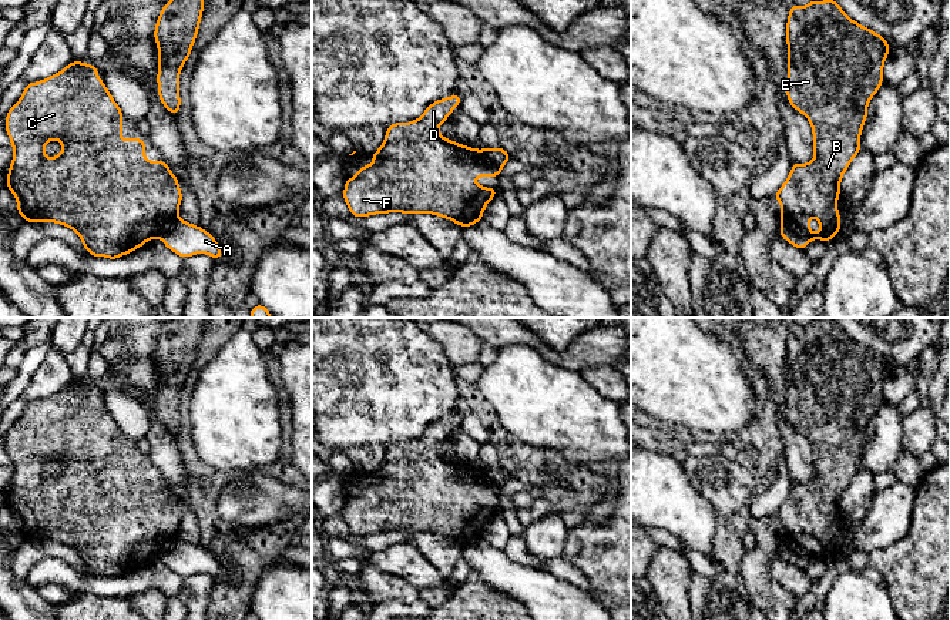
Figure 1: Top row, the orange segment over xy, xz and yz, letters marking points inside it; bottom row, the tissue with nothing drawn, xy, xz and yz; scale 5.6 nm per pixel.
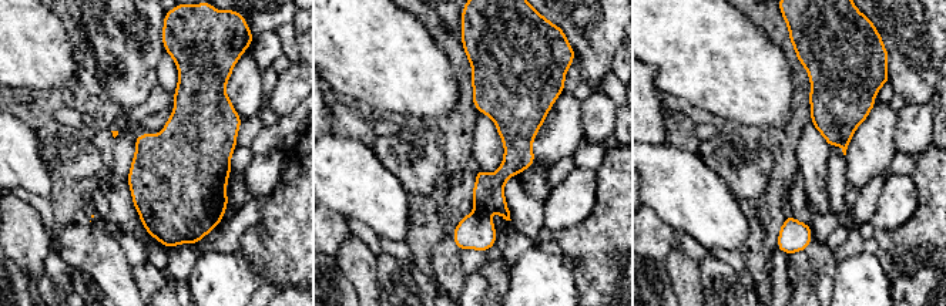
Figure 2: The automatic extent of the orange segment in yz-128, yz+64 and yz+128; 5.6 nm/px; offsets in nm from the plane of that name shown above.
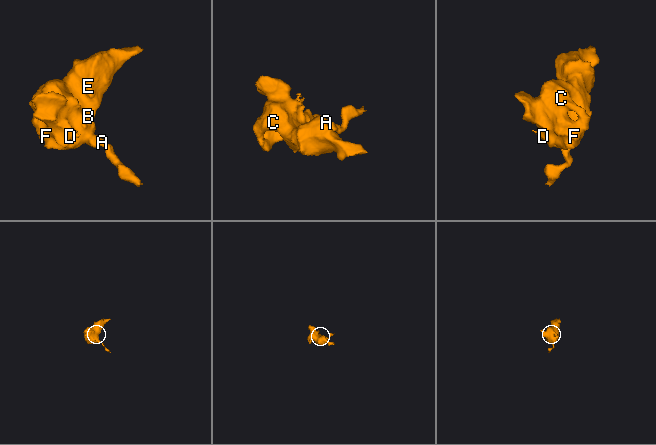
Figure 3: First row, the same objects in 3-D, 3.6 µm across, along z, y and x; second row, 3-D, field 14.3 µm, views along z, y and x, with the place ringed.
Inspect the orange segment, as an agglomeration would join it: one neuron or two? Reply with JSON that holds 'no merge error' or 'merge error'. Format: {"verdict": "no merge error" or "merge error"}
{"verdict": "merge error"}

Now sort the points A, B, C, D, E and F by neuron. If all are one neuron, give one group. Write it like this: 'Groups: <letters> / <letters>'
Groups: A / B C D E F

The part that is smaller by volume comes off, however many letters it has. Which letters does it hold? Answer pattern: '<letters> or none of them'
A

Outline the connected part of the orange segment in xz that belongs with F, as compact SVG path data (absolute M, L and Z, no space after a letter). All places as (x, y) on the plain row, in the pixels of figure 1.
M461 413L430 423L420 438L386 449L370 485L346 499L343 520L353 536L373 533L434 533L460 546L481 540L497 507L477 505L474 496L497 496L474 469L439 453L439 445L460 425Z

